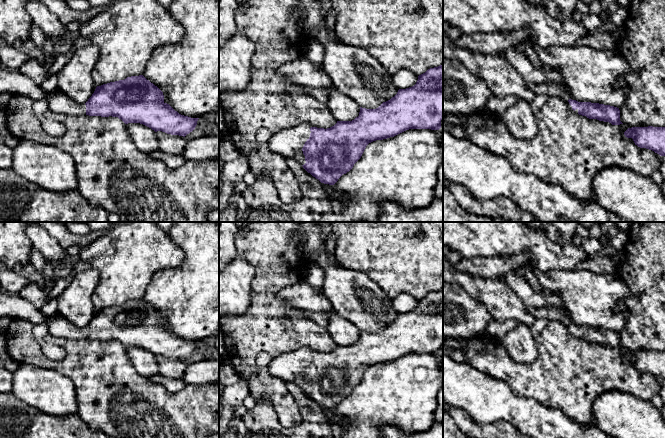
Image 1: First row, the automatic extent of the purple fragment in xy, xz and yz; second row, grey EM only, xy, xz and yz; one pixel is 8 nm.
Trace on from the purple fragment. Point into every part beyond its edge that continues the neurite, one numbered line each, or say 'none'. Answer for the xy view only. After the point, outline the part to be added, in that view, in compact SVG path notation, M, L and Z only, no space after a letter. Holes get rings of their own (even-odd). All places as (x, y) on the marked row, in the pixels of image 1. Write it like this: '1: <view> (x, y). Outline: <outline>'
1: xy (14, 82). Outline: M0 66L0 92L12 95L24 95L34 100L47 100L48 110L54 113L67 114L71 117L86 114L86 105L76 103L59 90L44 91L41 86L24 76L19 70L14 71Z

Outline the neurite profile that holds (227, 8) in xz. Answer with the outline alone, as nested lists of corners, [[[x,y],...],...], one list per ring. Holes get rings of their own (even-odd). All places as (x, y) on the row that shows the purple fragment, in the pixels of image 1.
[[[219,0],[219,46],[225,44],[237,31],[235,16],[240,0]]]

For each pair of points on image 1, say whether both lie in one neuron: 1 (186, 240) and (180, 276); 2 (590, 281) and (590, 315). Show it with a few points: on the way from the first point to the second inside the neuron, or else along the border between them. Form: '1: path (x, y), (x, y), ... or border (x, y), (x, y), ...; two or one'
1: path (190, 249), (189, 267); one
2: path (590, 289), (590, 307); one

